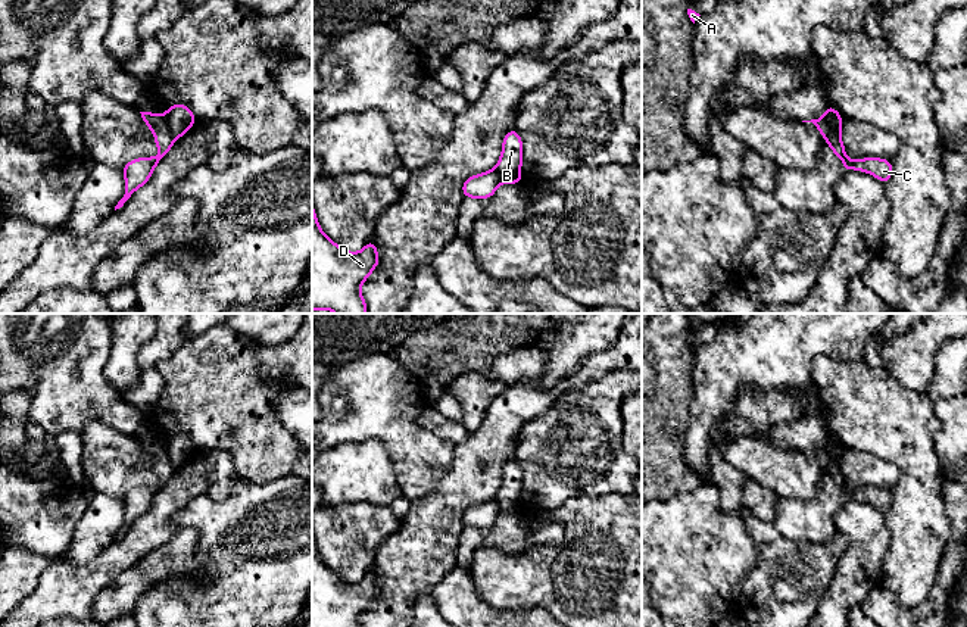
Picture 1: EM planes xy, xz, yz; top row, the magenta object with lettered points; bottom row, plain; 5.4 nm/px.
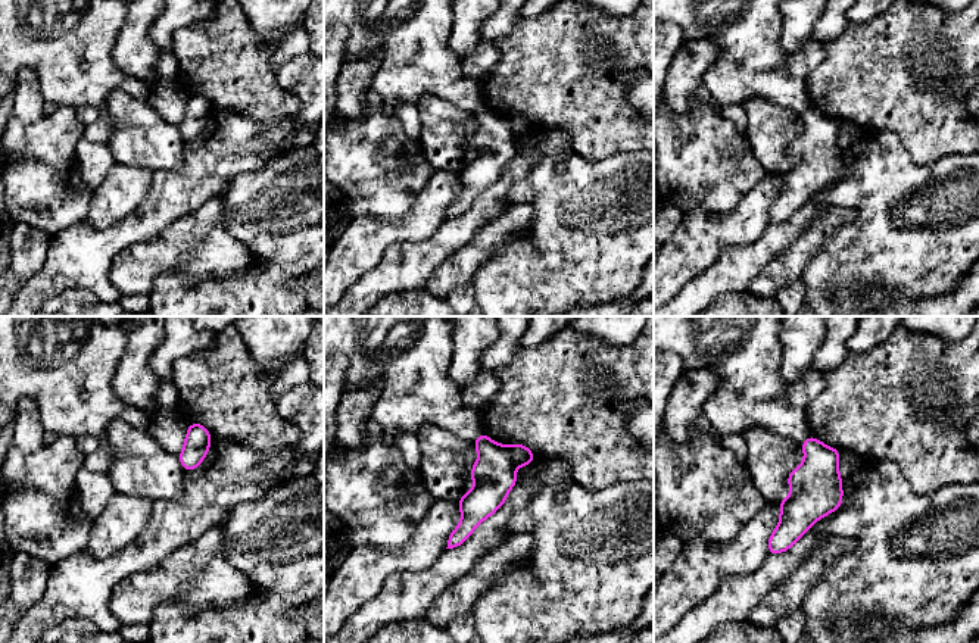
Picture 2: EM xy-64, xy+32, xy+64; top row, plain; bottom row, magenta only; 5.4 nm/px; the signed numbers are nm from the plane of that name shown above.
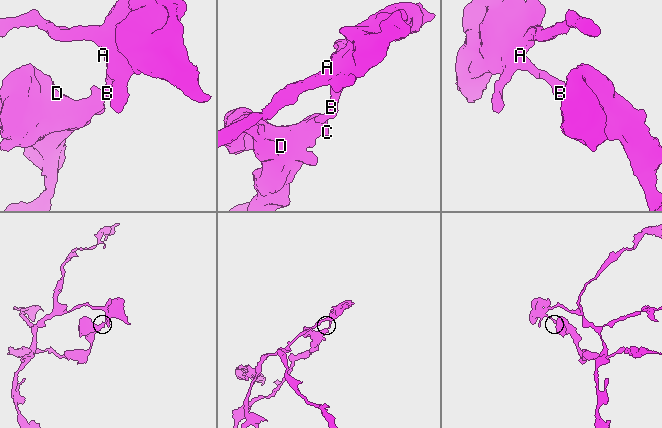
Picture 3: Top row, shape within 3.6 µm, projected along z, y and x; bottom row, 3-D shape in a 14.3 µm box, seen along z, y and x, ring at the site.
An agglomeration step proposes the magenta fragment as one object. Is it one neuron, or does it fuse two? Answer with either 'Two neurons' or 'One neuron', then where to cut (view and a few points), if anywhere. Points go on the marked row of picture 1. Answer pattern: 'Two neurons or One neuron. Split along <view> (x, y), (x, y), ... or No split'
Two neurons. Split along xy (165, 115), (169, 134), (174, 139)

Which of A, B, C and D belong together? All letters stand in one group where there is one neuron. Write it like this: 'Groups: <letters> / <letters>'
Groups: A B / C D

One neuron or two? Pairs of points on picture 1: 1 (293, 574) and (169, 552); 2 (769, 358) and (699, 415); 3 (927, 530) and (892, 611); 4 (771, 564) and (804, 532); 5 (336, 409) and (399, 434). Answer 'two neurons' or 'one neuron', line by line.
1: two neurons
2: one neuron
3: two neurons
4: two neurons
5: one neuron

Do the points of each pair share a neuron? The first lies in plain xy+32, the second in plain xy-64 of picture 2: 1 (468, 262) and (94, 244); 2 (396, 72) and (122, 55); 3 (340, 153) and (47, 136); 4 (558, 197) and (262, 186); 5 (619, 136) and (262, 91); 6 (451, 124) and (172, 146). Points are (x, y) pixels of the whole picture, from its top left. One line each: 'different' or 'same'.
1: different
2: different
3: different
4: same
5: same
6: same

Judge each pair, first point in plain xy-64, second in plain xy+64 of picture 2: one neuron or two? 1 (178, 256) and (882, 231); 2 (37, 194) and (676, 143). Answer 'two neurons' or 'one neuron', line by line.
1: two neurons
2: one neuron

